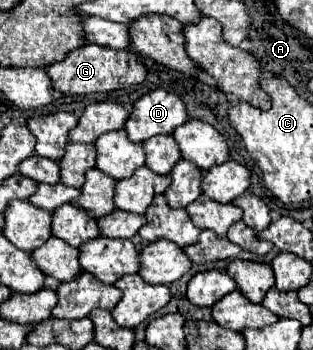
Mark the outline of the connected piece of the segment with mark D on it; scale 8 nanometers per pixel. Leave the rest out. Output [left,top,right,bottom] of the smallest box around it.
[125,90,187,142]

